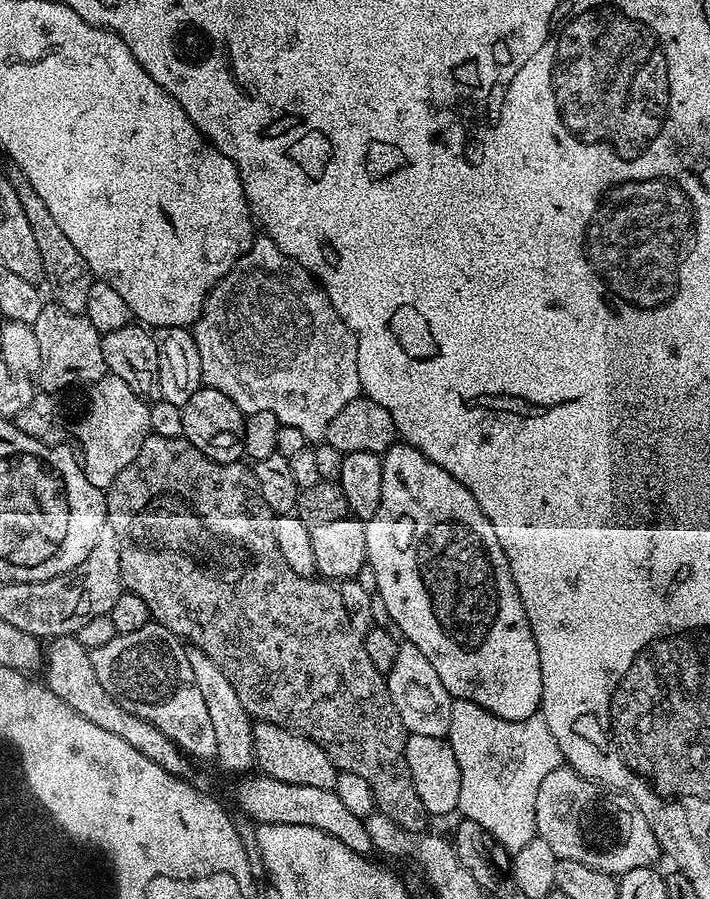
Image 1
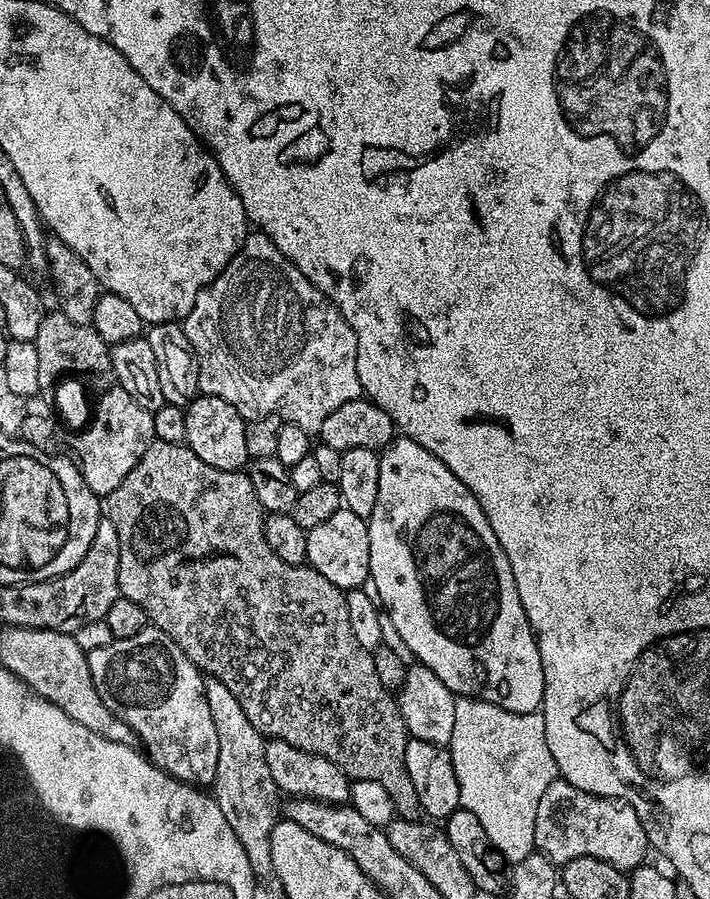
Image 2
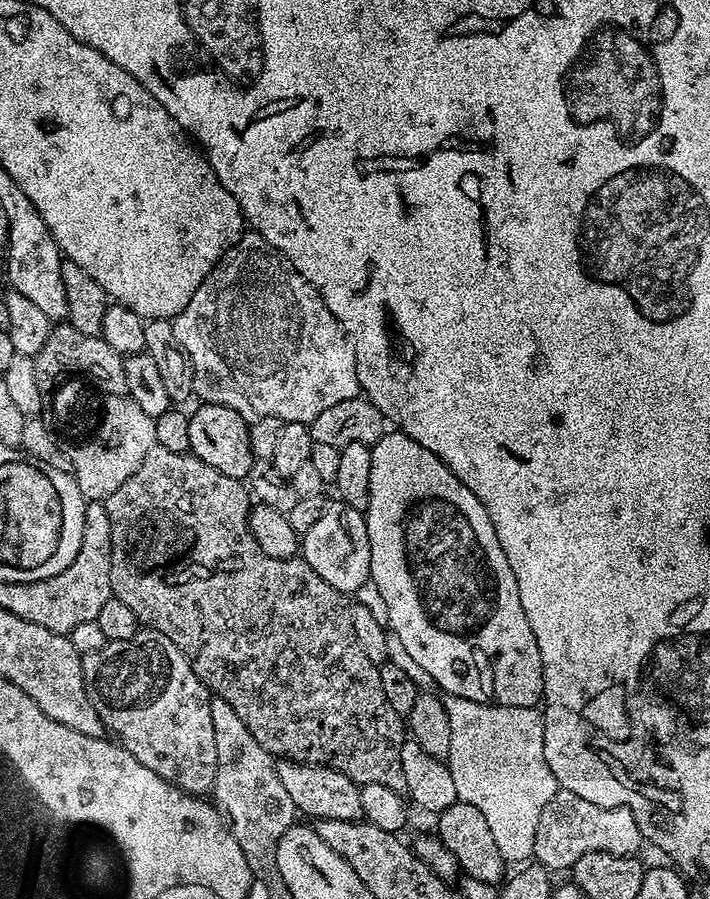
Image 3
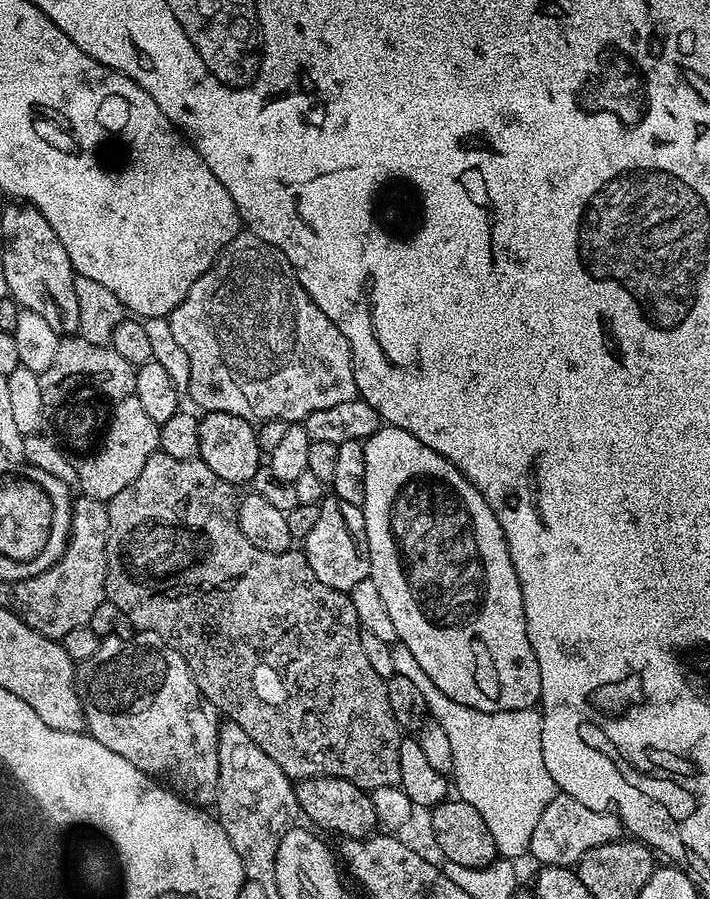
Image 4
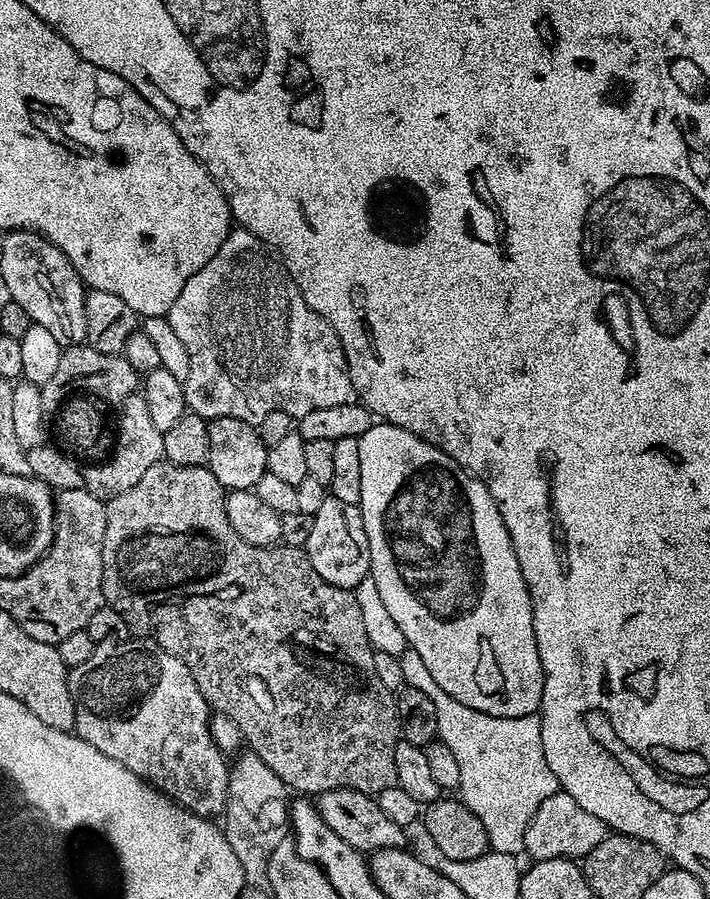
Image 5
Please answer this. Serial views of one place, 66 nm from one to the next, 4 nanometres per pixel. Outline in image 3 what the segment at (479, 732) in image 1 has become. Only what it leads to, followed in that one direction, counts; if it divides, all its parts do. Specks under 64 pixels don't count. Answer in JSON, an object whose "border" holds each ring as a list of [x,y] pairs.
{"border":[[[443,697],[446,718],[450,718],[450,754],[446,758],[450,778],[454,778],[456,799],[478,809],[490,826],[498,851],[509,865],[520,866],[534,857],[534,834],[546,802],[554,798],[558,785],[550,766],[546,766],[544,749],[544,713],[539,707],[502,706],[479,698]]]}

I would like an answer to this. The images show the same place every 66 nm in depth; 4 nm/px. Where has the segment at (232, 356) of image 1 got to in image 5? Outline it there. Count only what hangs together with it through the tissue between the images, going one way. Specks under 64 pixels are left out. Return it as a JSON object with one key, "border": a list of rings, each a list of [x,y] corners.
{"border":[[[237,227],[228,233],[226,242],[218,246],[218,254],[214,254],[214,258],[210,258],[210,262],[206,262],[206,266],[202,266],[198,274],[190,277],[186,286],[182,286],[182,294],[174,298],[174,306],[170,306],[167,318],[170,326],[174,326],[182,346],[186,346],[186,354],[190,354],[190,374],[183,380],[184,397],[188,403],[187,411],[198,414],[203,420],[242,418],[242,422],[259,426],[262,418],[266,418],[266,414],[271,412],[285,412],[293,418],[299,418],[310,414],[310,410],[322,410],[322,406],[357,403],[354,382],[350,382],[350,370],[346,366],[346,354],[342,350],[342,342],[338,342],[338,334],[334,334],[330,322],[326,322],[324,316],[320,316],[314,310],[310,310],[310,306],[306,306],[298,286],[290,278],[283,263],[273,255],[267,244],[246,228]]]}

